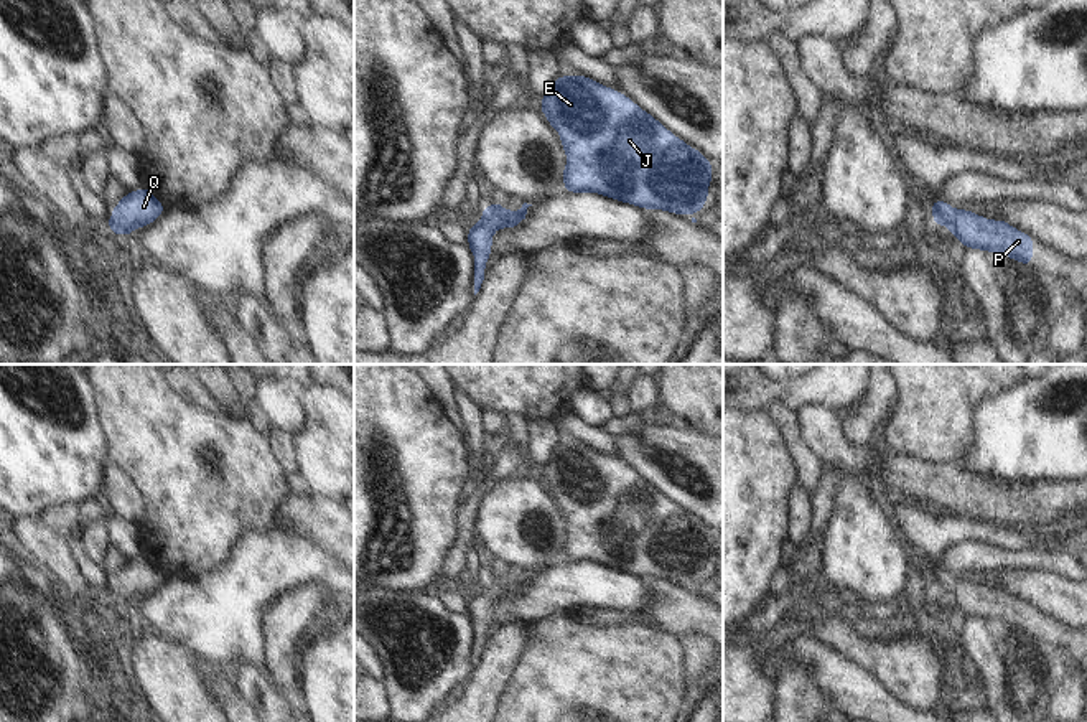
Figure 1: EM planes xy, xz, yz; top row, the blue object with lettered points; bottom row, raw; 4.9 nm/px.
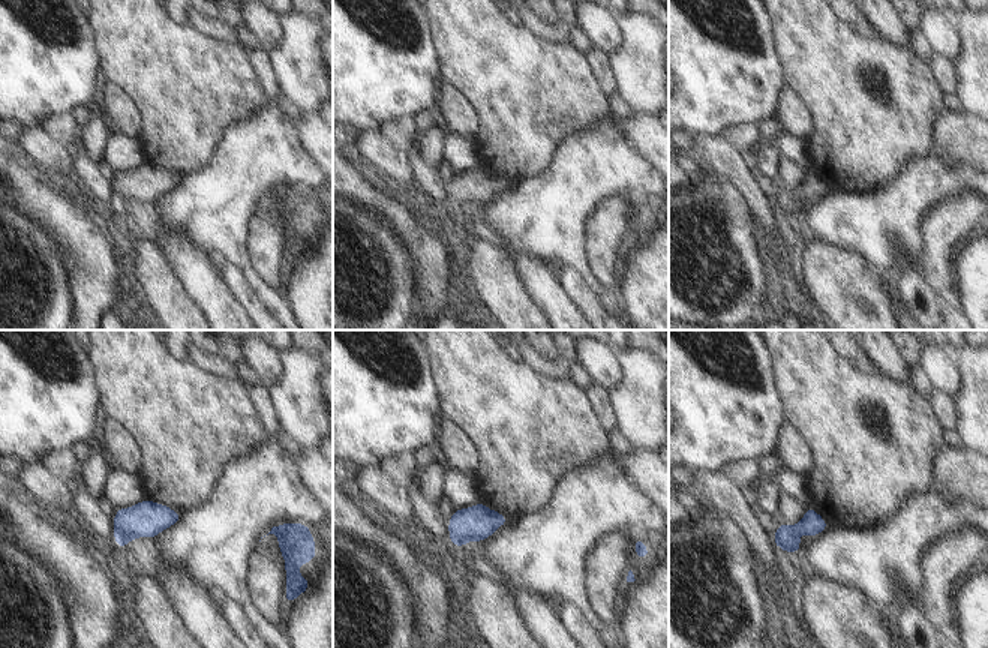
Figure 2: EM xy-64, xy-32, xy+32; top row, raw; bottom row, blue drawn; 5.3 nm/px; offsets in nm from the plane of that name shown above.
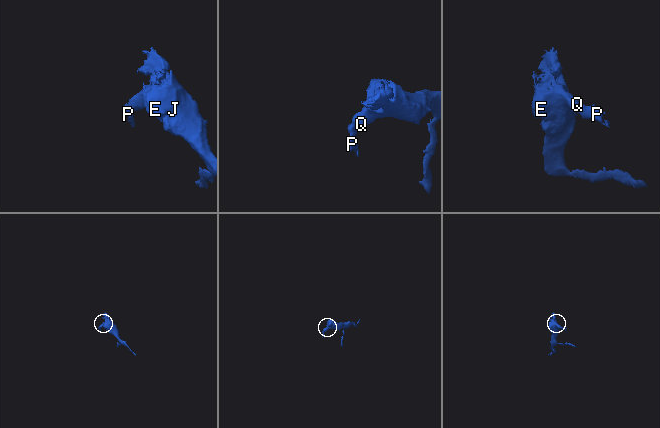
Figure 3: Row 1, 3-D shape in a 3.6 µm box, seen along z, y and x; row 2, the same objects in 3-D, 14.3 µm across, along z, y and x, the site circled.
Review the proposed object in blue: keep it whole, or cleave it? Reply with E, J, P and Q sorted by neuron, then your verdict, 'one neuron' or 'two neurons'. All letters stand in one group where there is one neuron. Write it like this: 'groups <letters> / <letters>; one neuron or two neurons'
groups E J P Q; one neuron

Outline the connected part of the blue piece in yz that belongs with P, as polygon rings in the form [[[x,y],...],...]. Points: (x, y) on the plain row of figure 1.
[[[935,569],[929,579],[934,584],[934,597],[947,595],[965,618],[1001,621],[1011,630],[1028,636],[1033,635],[1034,607],[1013,597],[1001,585],[990,590],[987,585],[978,585],[970,579],[955,579],[944,569]]]

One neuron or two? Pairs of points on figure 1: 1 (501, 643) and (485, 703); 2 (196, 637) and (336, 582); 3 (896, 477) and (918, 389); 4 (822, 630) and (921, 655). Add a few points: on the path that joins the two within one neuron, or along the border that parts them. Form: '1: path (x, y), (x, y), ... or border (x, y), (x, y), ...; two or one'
1: path (498, 658), (485, 688); one
2: path (231, 602), (262, 571), (302, 571); one
3: border (890, 454), (906, 454), (939, 464); two
4: path (847, 637), (862, 643), (877, 643), (896, 653); one

